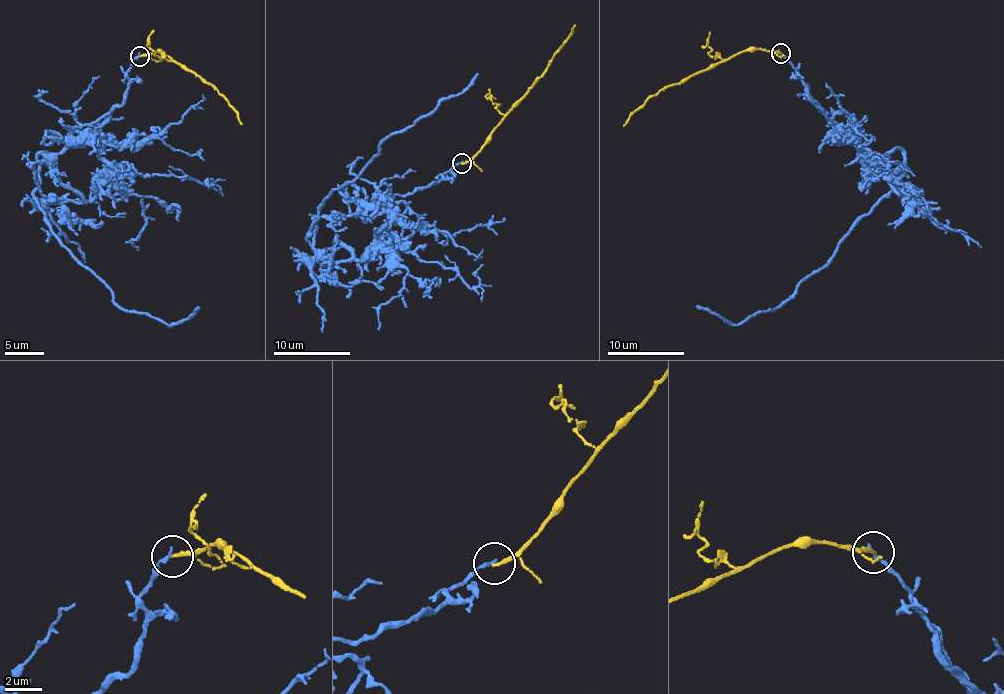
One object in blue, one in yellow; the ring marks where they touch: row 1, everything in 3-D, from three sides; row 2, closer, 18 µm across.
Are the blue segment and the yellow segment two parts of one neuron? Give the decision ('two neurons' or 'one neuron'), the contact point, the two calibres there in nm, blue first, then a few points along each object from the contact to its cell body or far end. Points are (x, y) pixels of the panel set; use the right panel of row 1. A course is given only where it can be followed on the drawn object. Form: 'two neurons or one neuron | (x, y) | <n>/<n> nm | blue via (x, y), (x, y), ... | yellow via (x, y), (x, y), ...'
two neurons | (780, 53) | 200/200 nm | blue via (780, 54), (805, 93), (892, 191), (772, 311), (737, 325), (696, 307) | yellow via (780, 54), (749, 48), (665, 86), (628, 117), (623, 126)

